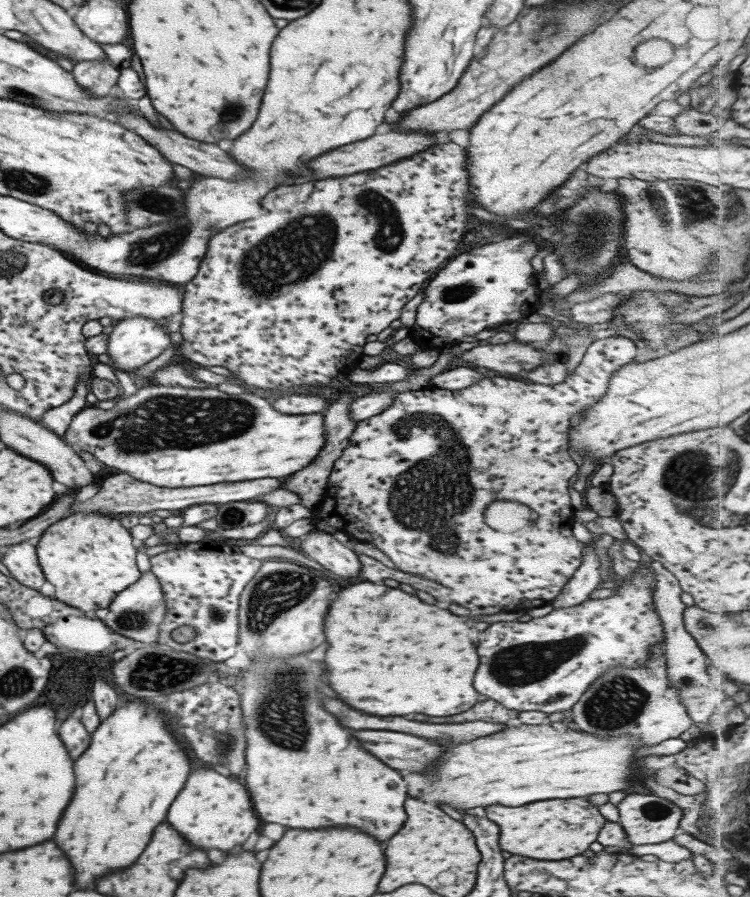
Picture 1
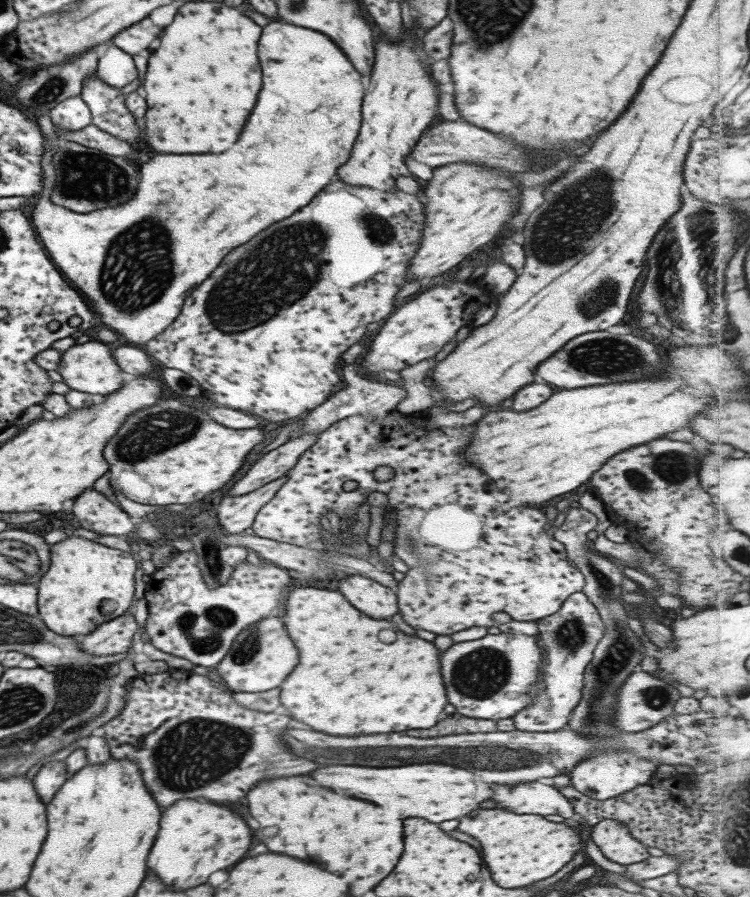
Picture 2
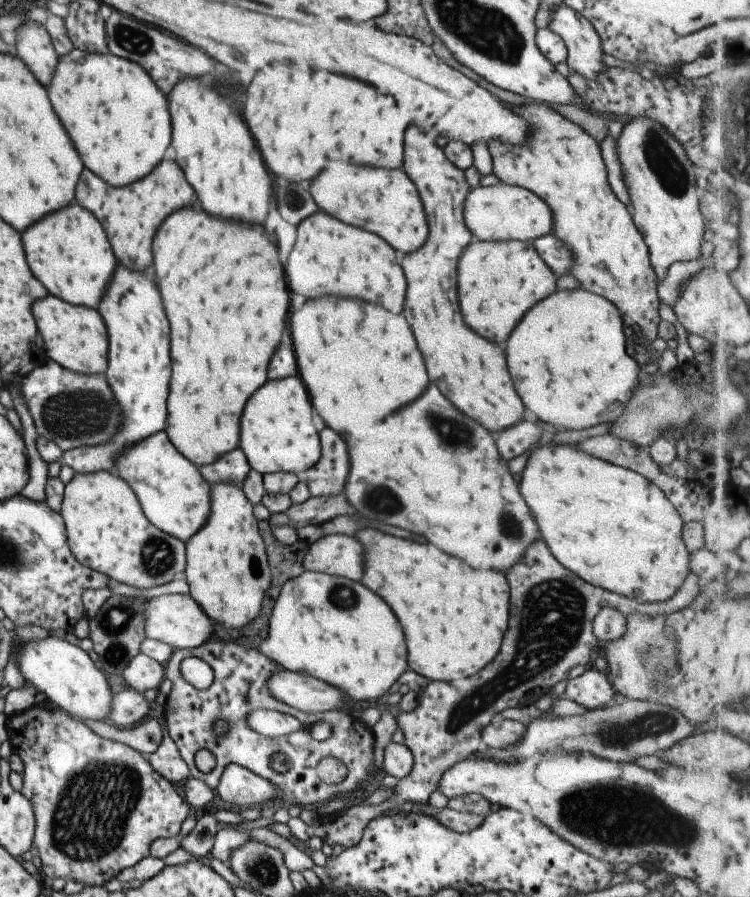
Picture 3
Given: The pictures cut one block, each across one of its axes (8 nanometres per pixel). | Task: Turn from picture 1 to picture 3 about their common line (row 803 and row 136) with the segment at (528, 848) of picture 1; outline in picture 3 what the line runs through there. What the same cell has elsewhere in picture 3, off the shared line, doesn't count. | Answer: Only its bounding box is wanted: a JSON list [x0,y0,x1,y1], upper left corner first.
[491,102,660,340]

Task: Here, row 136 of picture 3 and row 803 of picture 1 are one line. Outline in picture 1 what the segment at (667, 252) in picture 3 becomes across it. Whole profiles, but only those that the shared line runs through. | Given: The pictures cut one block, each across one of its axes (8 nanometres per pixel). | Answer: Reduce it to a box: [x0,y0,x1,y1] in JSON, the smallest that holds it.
[616,790,682,846]

